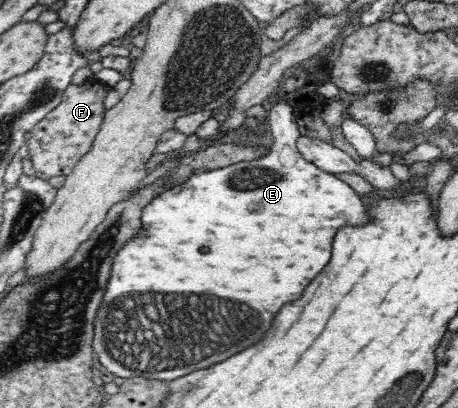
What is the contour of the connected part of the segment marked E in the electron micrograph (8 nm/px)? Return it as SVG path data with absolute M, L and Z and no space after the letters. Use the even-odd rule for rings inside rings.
M284 101L272 103L271 111L269 111L264 125L265 128L270 129L273 140L268 154L253 161L234 163L224 168L191 174L183 183L175 184L166 192L160 193L144 207L141 214L140 232L133 236L131 241L123 244L119 253L114 257L111 275L107 287L105 287L105 297L103 297L94 321L94 351L97 353L101 365L109 371L109 377L117 376L125 377L125 379L143 377L170 382L192 371L211 367L213 363L219 363L227 357L230 358L232 355L246 350L249 345L259 341L269 331L271 321L273 321L275 313L281 309L281 305L285 305L287 301L299 299L303 289L309 285L309 281L329 263L331 241L333 241L337 229L343 225L359 225L365 219L369 219L368 215L365 215L363 201L359 199L359 195L350 185L335 177L335 174L327 173L315 164L309 163L301 155L295 145L297 138L301 137L296 118L297 115L293 112L293 108ZM245 305L249 305L257 311L261 309L261 323L245 323L245 319L251 315L251 309L245 309Z

